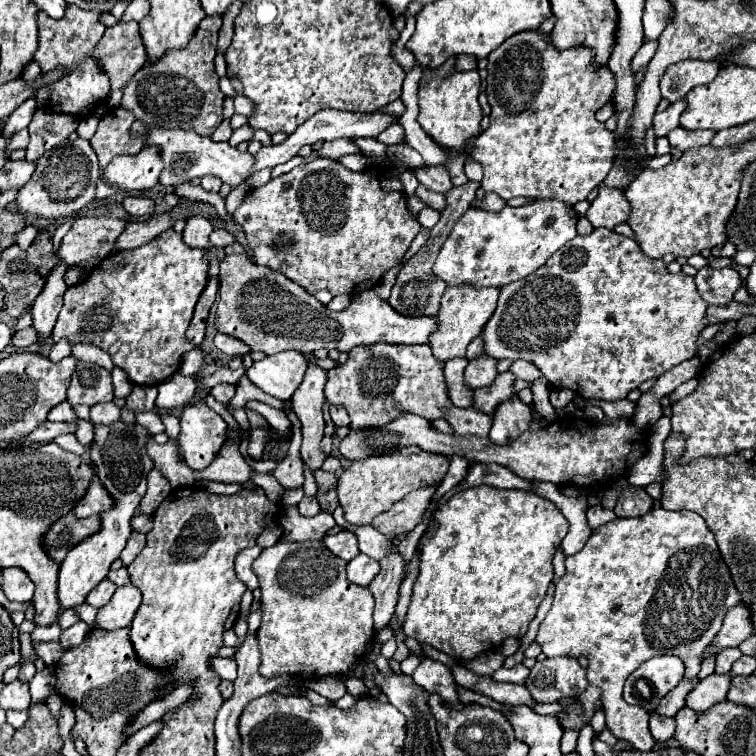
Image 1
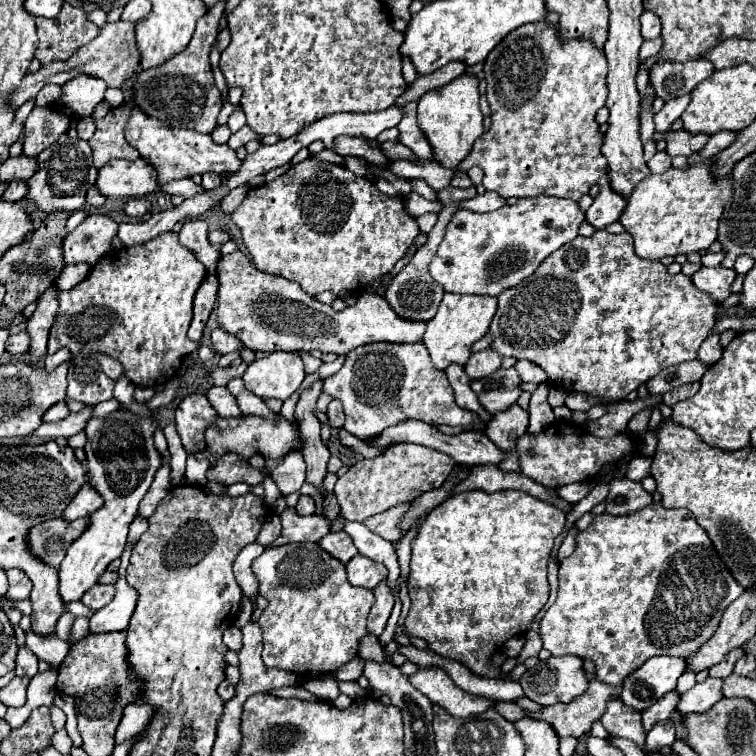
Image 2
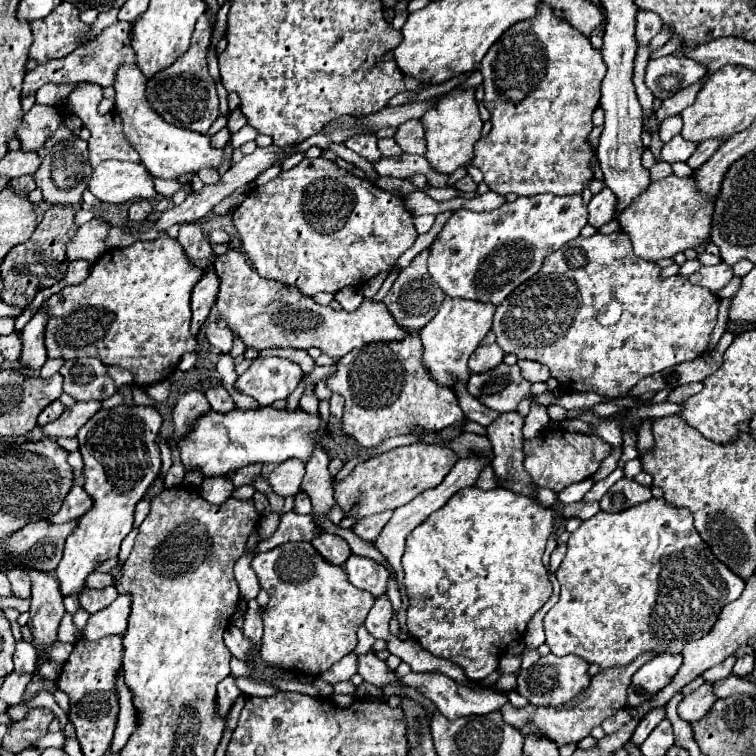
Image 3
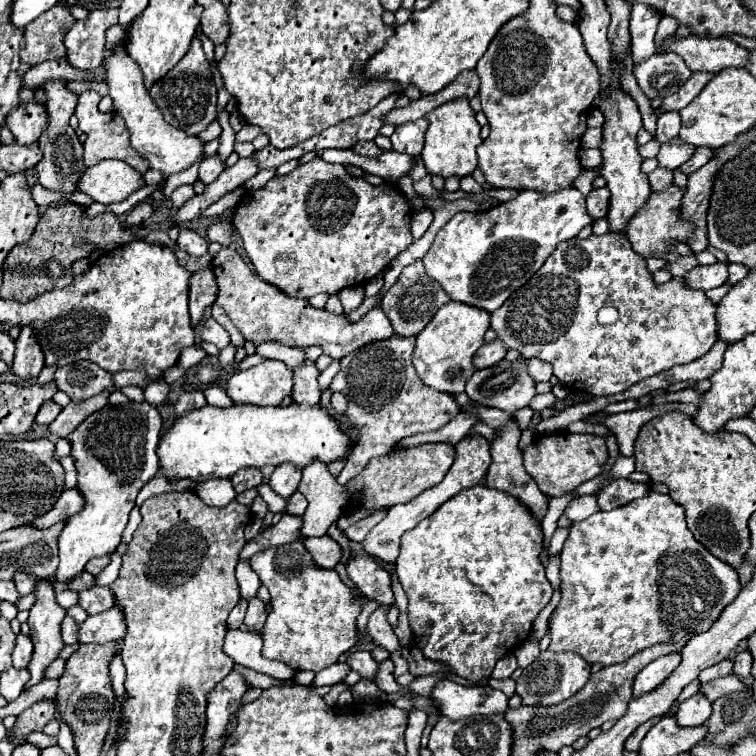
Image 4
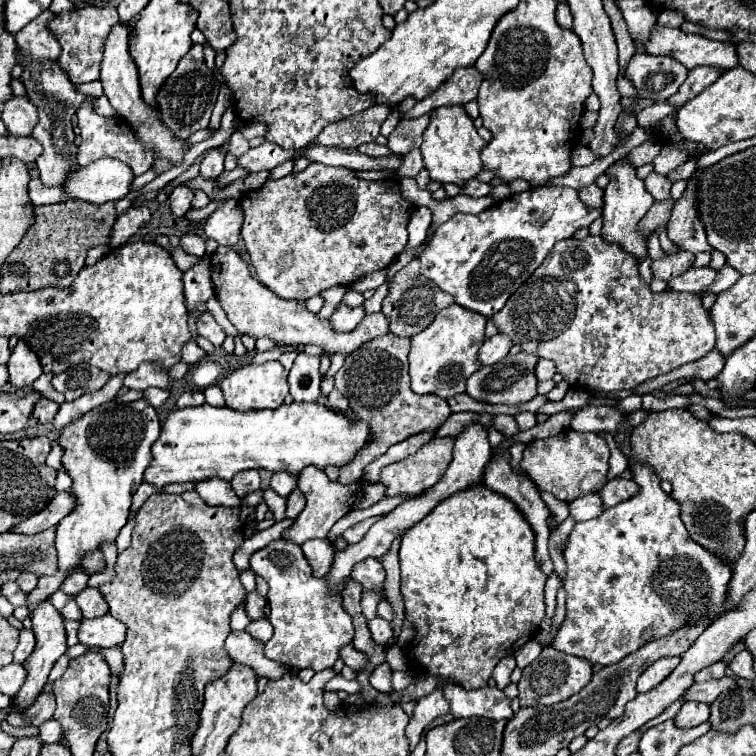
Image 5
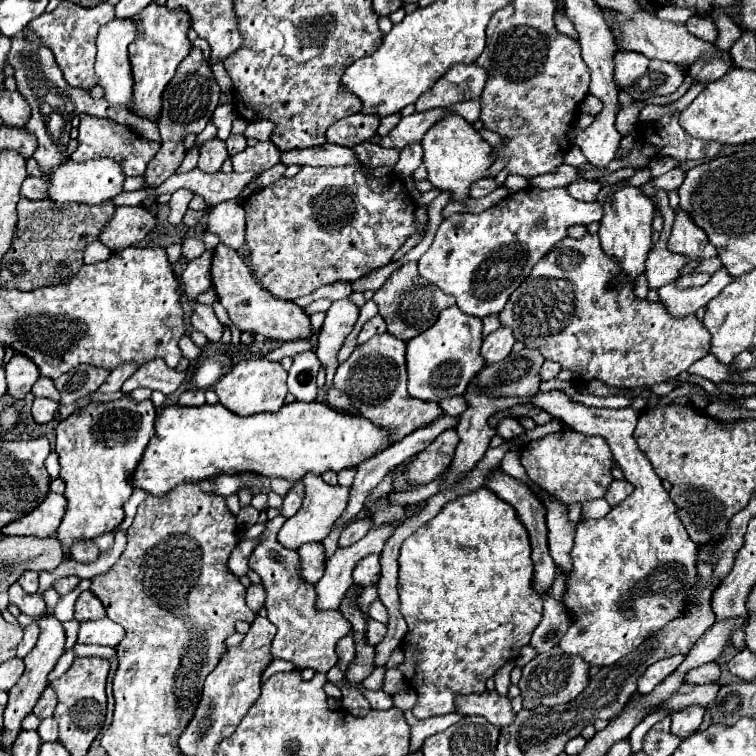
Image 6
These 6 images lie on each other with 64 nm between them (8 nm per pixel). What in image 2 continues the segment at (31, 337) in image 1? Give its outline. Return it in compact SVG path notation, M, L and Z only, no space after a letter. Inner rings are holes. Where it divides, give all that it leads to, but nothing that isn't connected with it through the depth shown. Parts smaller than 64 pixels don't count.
M18 332L14 336L8 336L8 344L6 344L6 352L16 356L16 354L24 354L28 350L28 334L26 332Z

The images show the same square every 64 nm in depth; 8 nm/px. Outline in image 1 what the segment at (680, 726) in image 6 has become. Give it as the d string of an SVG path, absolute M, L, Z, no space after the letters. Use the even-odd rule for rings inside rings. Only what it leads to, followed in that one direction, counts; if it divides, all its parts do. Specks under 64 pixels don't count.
M710 674L708 678L700 680L694 686L694 690L688 694L688 700L684 702L684 706L688 706L690 710L696 710L696 712L704 712L704 710L712 708L714 704L726 700L728 686L730 686L730 674L724 674L724 676Z

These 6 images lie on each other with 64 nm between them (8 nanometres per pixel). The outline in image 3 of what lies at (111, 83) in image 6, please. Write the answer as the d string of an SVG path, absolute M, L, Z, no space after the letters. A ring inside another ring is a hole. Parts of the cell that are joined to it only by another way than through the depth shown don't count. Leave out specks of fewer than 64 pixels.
M122 64L114 80L116 90L116 112L122 118L124 134L130 146L140 154L146 170L156 178L178 178L188 172L198 172L202 166L218 168L222 164L222 150L210 146L206 134L198 134L186 128L176 128L162 120L158 112L152 110L146 98L146 78L136 64Z

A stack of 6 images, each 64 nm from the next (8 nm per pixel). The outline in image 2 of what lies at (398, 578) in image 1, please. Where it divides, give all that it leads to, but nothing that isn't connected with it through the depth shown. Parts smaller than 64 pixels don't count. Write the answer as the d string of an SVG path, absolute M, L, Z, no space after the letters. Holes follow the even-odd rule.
M386 580L376 586L374 596L376 596L376 602L368 614L368 632L374 636L380 636L384 632L390 612L394 608L394 598L390 594L390 588L386 586Z

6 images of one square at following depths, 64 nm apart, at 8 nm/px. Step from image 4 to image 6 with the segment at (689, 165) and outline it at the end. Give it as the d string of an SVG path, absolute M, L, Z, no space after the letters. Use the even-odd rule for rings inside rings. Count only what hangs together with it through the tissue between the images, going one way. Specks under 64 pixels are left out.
M674 168L674 170L658 176L658 178L652 178L652 186L654 186L656 190L670 192L670 190L676 190L676 188L682 184L682 180L684 180L684 170Z

